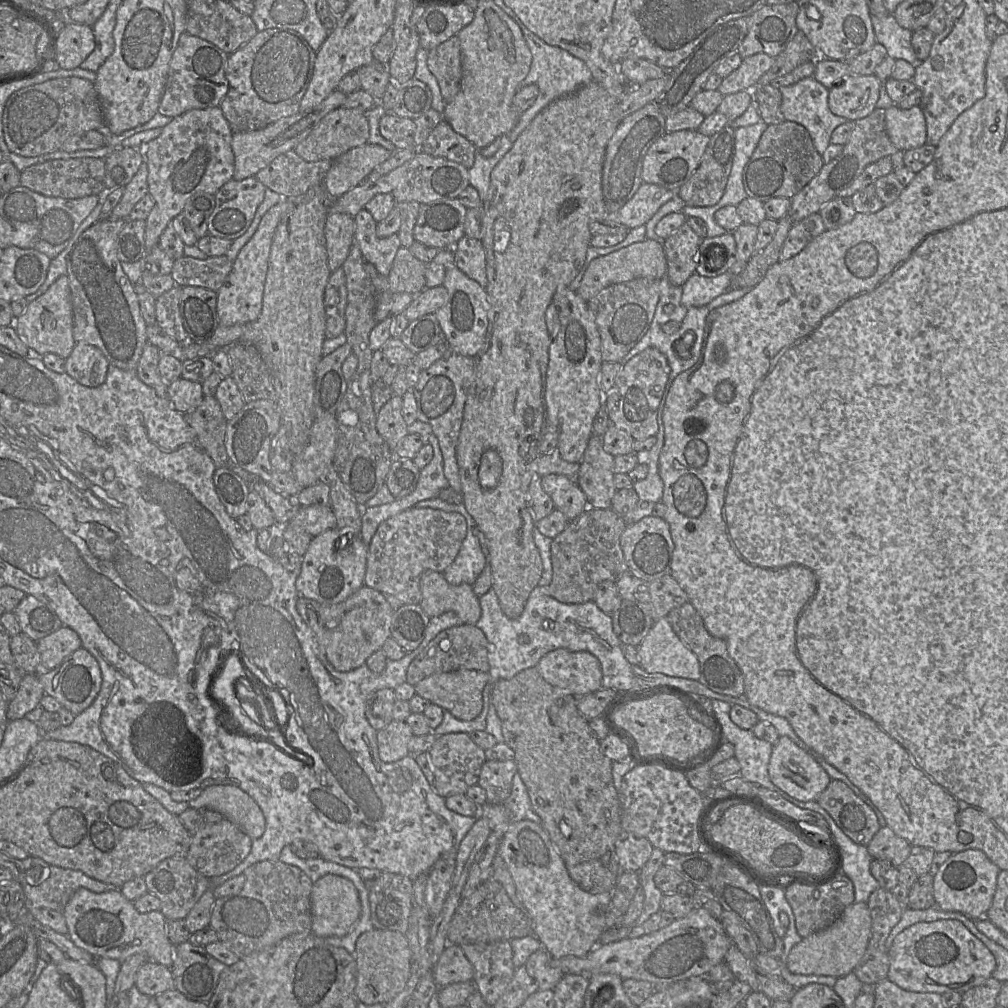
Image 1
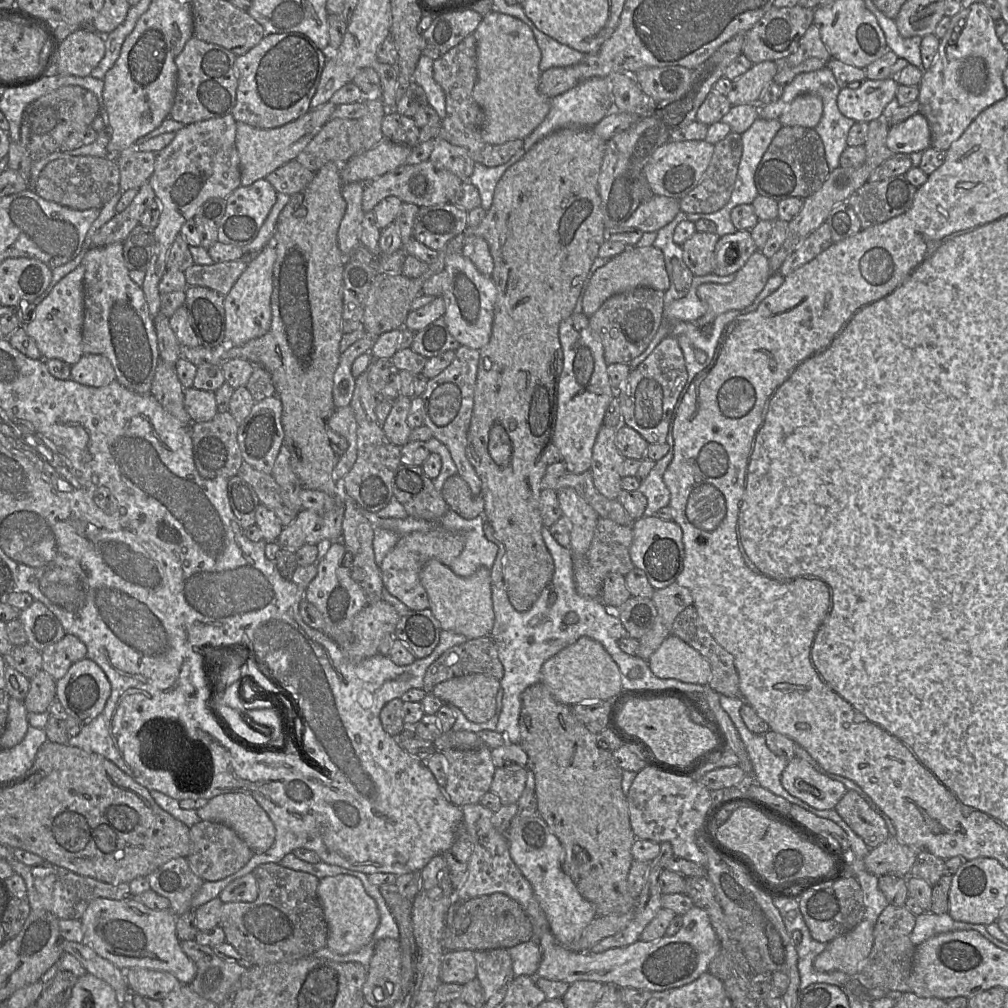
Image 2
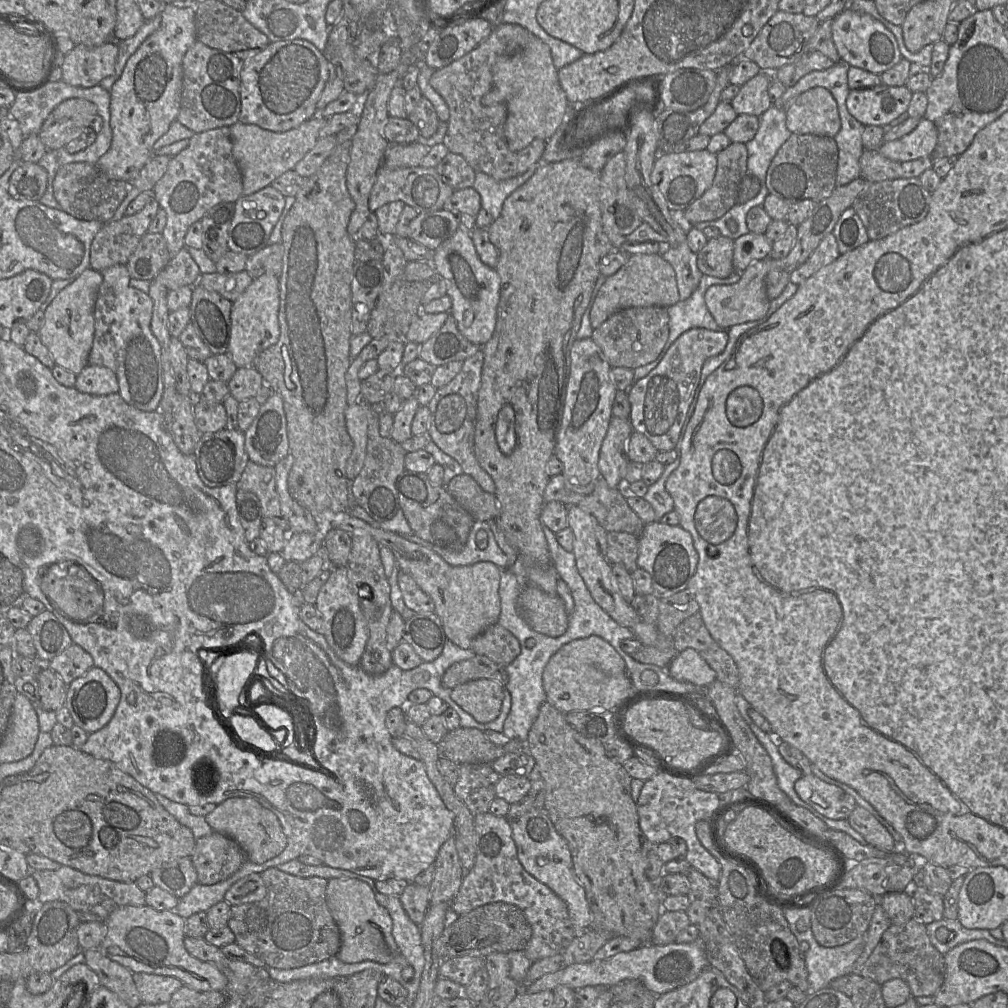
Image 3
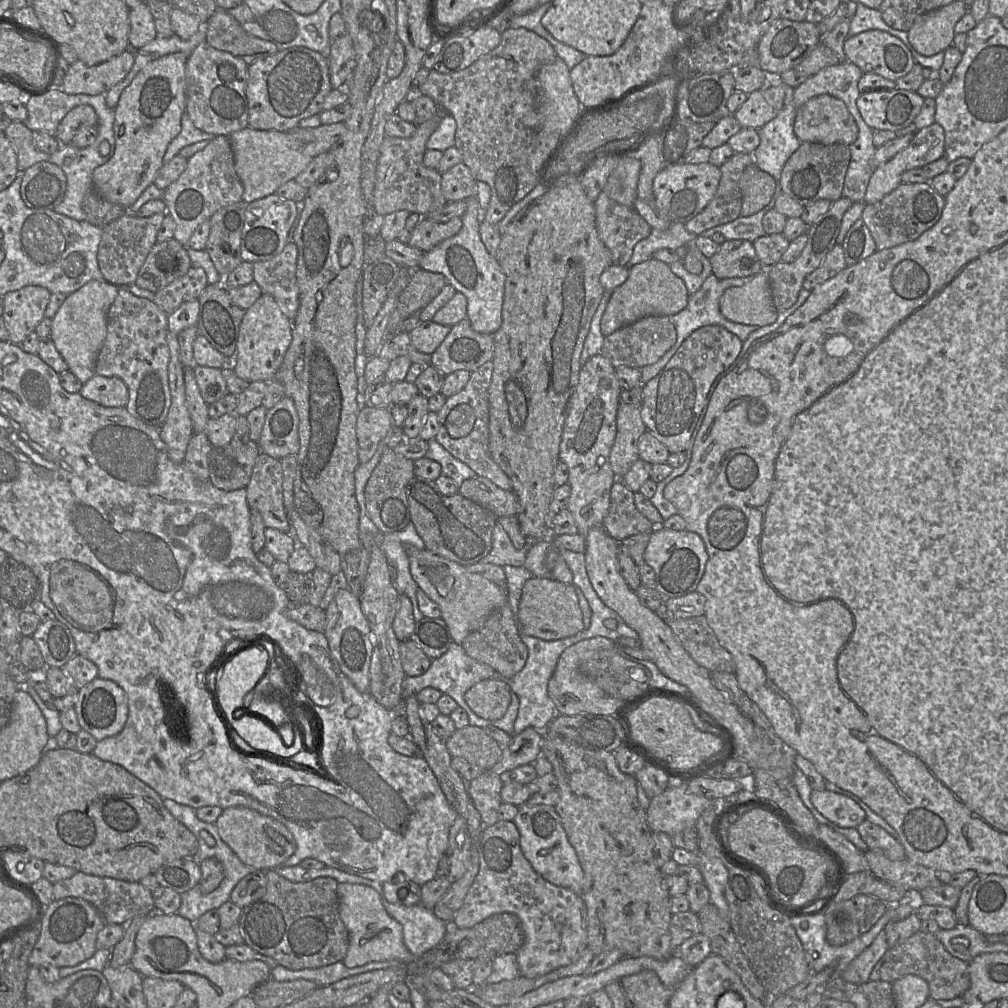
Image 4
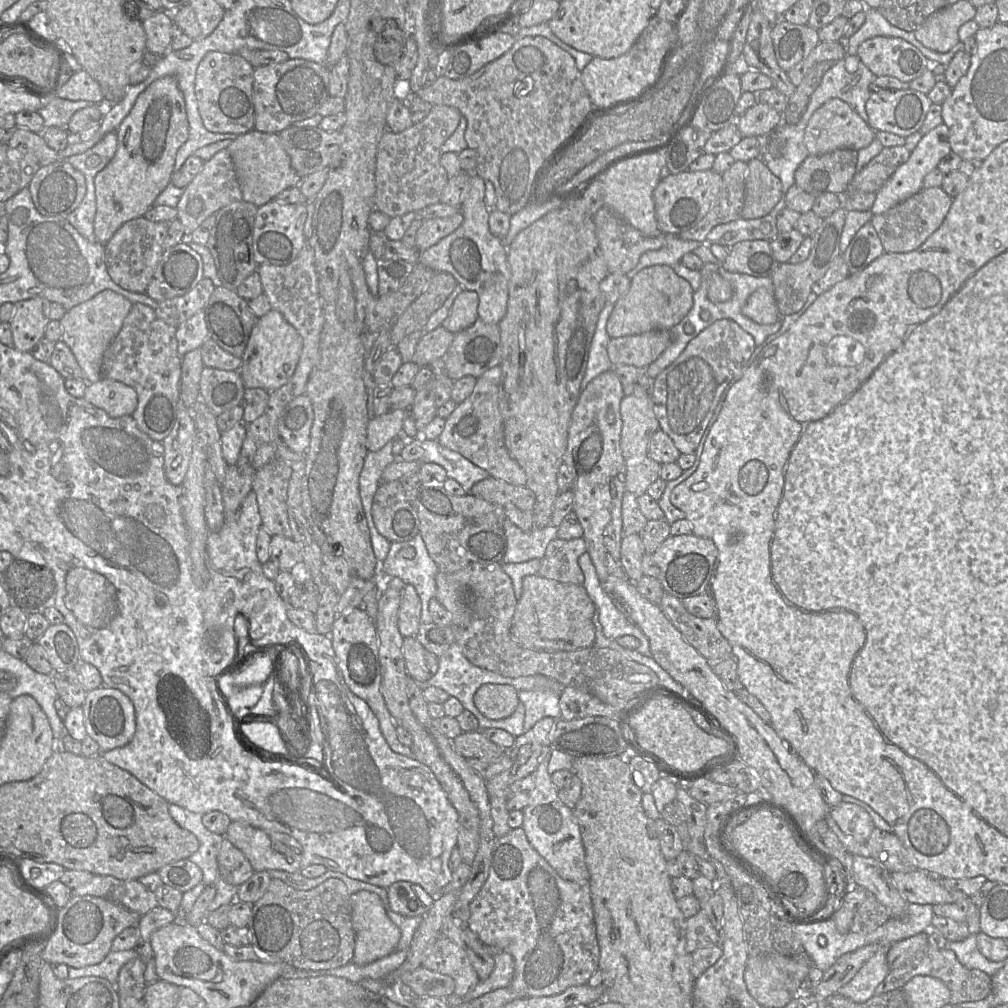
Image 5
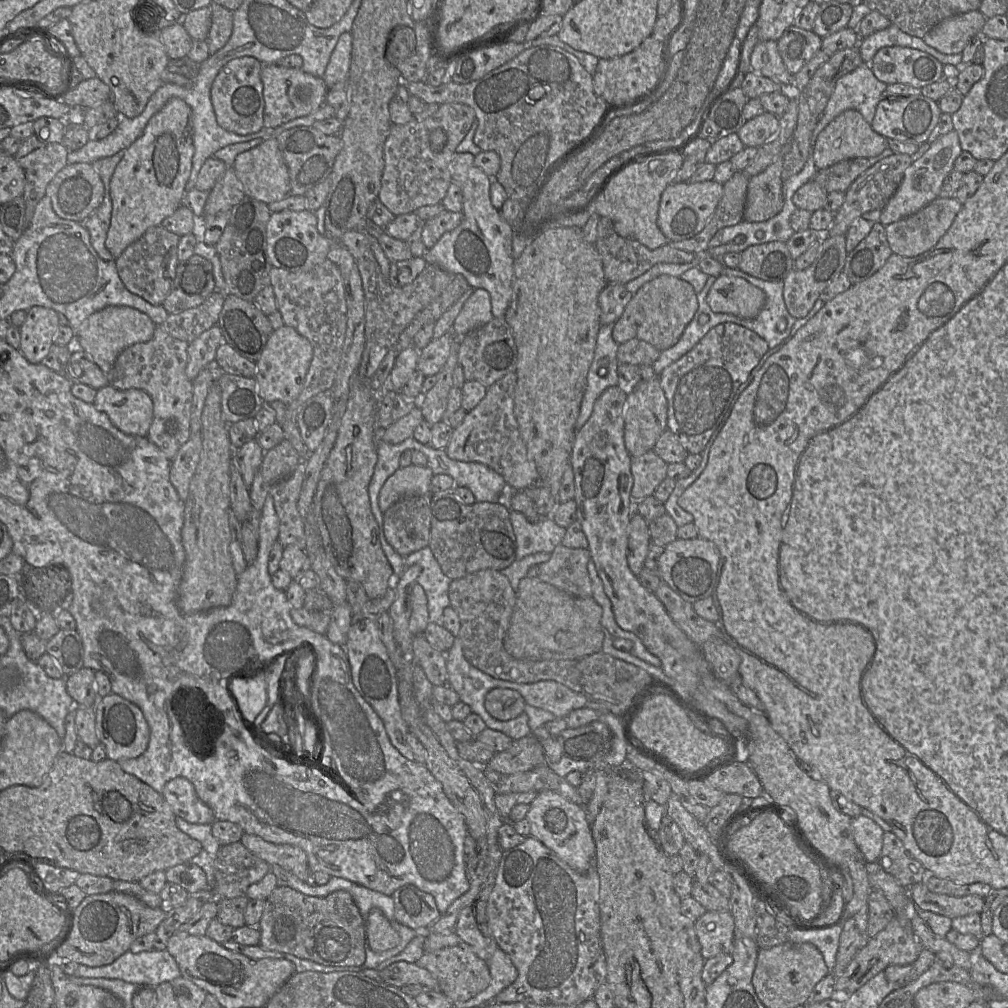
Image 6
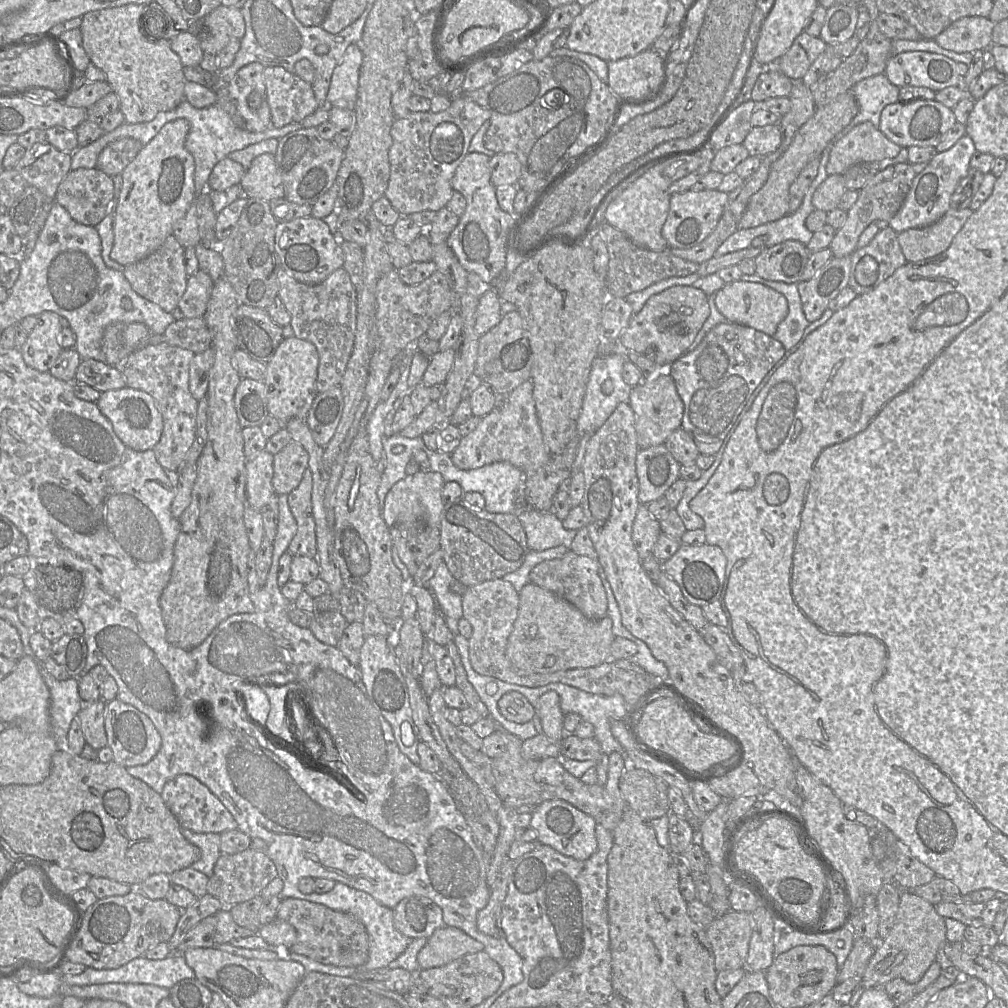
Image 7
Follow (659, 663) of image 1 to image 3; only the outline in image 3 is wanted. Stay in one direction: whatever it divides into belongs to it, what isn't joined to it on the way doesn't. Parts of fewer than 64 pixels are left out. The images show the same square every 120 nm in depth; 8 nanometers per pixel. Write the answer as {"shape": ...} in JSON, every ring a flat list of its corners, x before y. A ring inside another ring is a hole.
{"shape":[[692,648,679,652,672,659,667,670,674,679,691,683,699,689,705,689,716,680,715,671]]}

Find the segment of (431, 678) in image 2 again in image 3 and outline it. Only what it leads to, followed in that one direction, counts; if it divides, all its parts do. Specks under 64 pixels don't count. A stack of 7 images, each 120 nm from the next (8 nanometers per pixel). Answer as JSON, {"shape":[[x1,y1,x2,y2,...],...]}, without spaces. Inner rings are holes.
{"shape":[[475,655,469,660,451,665,443,674,441,684,444,688,454,687,477,679,491,679,499,682,503,687,508,682,506,667,502,667,486,656]]}

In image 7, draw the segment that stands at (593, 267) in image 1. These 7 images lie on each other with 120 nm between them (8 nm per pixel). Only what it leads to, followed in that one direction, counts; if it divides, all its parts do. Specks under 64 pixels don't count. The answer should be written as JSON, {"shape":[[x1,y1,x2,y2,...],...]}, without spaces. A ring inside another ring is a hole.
{"shape":[[675,285,649,297,618,339,620,350,645,354,662,369,687,353,710,314,708,295,695,287]]}

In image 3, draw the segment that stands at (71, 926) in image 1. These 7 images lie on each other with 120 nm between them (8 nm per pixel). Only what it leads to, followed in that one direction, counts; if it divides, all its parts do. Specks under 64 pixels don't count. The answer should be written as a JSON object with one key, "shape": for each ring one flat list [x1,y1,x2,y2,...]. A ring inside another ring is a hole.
{"shape":[[121,906,106,919,107,934,100,950,131,972,172,976,196,991,225,992,228,979,213,963,192,956,184,946,185,920,171,910,144,906]]}

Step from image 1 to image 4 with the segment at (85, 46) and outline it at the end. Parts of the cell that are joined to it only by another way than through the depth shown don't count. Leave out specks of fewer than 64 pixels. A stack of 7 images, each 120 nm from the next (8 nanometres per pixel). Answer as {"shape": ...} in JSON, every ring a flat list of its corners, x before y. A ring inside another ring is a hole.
{"shape":[[131,48,93,66,77,60,69,65,61,90,67,94,105,95,126,77,134,61,135,52]]}

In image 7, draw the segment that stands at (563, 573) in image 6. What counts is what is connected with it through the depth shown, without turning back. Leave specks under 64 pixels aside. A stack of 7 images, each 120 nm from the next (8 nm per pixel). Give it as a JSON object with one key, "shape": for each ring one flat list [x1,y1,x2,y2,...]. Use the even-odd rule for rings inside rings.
{"shape":[[568,551,562,558,544,561,530,572,530,582,551,591,580,610,588,619,600,620,607,616,608,601,598,574,599,564,587,556]]}

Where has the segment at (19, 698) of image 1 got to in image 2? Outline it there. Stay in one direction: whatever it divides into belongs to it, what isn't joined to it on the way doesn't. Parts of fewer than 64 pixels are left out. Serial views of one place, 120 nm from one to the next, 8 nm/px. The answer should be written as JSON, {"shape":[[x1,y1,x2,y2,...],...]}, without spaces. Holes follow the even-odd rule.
{"shape":[[42,669,30,679,30,687,23,703,28,713,48,712,56,699,56,680]]}

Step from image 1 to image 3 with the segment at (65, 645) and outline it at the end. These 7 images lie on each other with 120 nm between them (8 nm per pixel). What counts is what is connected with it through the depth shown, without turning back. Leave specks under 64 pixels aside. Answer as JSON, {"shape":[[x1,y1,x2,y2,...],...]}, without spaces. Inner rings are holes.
{"shape":[[72,643,46,665,62,678,66,685,83,676,94,666,93,658,79,645]]}

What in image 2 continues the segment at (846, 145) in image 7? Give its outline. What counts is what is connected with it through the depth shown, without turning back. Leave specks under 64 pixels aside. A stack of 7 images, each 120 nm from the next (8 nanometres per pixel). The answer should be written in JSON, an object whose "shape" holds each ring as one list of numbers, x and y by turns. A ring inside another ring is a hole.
{"shape":[[814,94,797,96,779,118,782,126,801,126,814,129,823,113,822,99]]}

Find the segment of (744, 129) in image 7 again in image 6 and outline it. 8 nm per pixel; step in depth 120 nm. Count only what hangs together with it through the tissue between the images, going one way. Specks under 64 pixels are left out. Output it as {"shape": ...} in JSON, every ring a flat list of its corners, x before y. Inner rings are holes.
{"shape":[[741,87,729,89,713,102,706,120,703,122,700,138,707,139,711,144,732,133,738,133,747,121,744,117,744,107,749,98]]}

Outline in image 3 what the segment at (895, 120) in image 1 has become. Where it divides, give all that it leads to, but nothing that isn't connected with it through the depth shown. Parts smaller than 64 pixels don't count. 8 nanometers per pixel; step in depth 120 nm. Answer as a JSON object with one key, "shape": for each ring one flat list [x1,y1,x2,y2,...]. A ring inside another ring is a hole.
{"shape":[[922,118,911,133,897,140,883,142,878,152,899,163,929,157,935,149,937,138,938,132,934,123]]}

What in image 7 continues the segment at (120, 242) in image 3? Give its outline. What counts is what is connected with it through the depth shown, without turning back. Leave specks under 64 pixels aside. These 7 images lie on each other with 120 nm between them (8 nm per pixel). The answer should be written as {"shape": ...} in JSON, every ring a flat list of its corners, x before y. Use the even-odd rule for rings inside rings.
{"shape":[[170,235,155,252,140,261,124,266,122,273,137,294,171,313,178,305,187,286,184,250,185,248,179,244,174,235]]}

